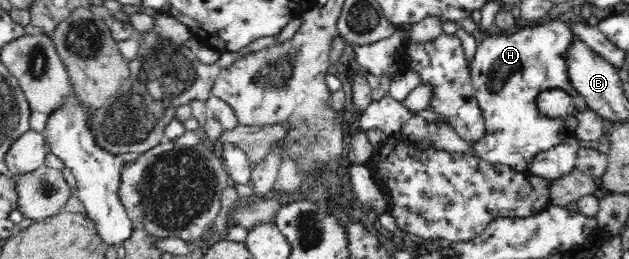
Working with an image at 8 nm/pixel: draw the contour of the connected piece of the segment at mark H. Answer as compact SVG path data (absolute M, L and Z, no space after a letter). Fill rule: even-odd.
M551 19L534 26L517 26L513 31L480 34L476 50L470 61L470 77L479 109L483 112L485 133L479 141L470 142L469 155L482 159L488 164L506 164L518 173L528 173L534 156L554 149L556 145L575 138L578 118L588 108L586 101L571 87L564 53L572 41L571 26L566 19ZM550 89L569 92L577 114L564 118L550 118L538 110L538 95Z

